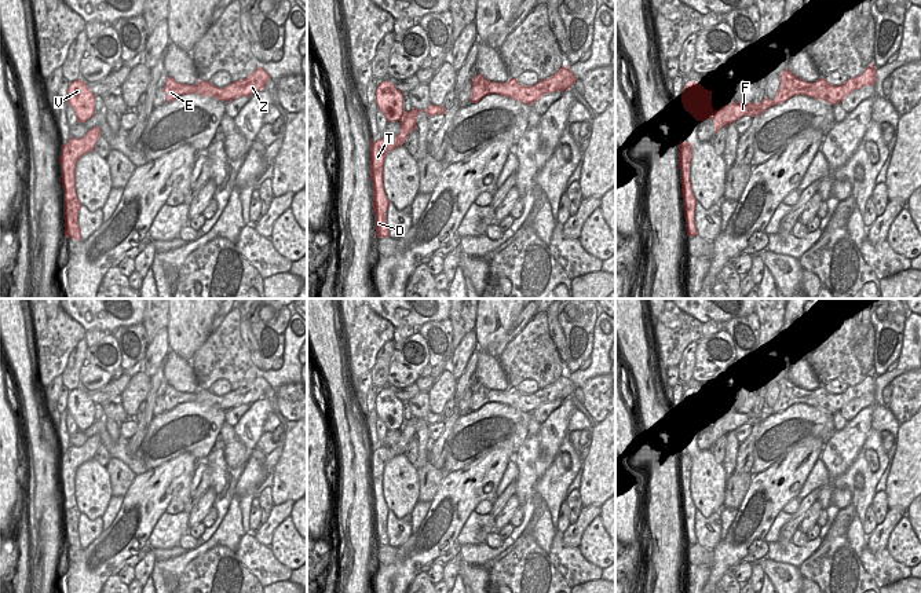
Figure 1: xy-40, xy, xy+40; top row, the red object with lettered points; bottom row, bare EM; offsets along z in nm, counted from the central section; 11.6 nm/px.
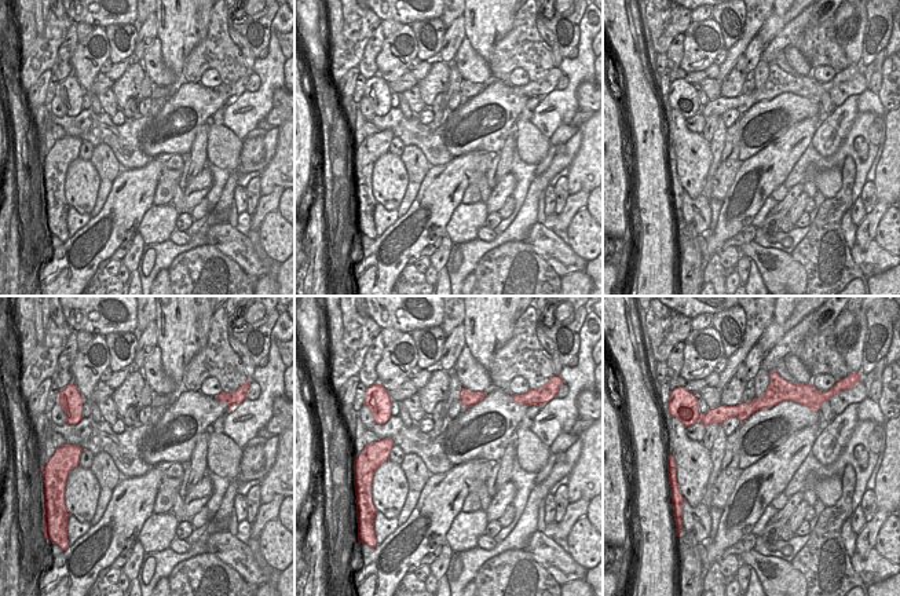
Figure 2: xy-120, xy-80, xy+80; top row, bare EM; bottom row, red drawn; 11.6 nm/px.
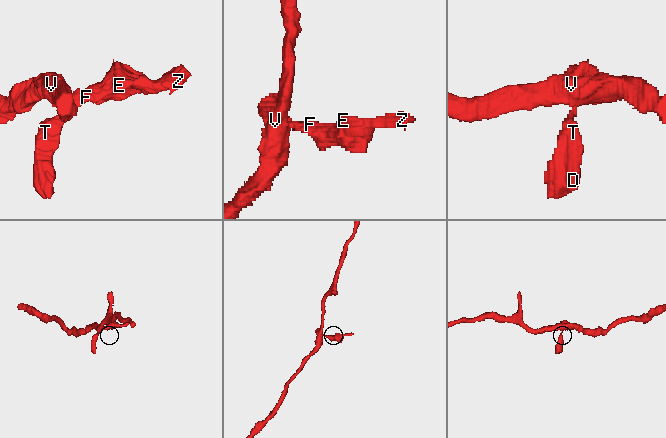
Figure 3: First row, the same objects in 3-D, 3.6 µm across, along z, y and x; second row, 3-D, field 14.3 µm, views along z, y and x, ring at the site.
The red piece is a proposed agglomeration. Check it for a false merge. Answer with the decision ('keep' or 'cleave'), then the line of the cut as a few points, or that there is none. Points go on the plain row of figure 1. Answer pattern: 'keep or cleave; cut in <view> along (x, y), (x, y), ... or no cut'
cleave; cut in xy along (405, 421), (399, 428)

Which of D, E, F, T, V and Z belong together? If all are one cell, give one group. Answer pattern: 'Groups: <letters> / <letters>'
Groups: D E F T Z / V.

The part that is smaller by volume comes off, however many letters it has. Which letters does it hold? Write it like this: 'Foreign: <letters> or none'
Foreign: D, E, F, T, Z

